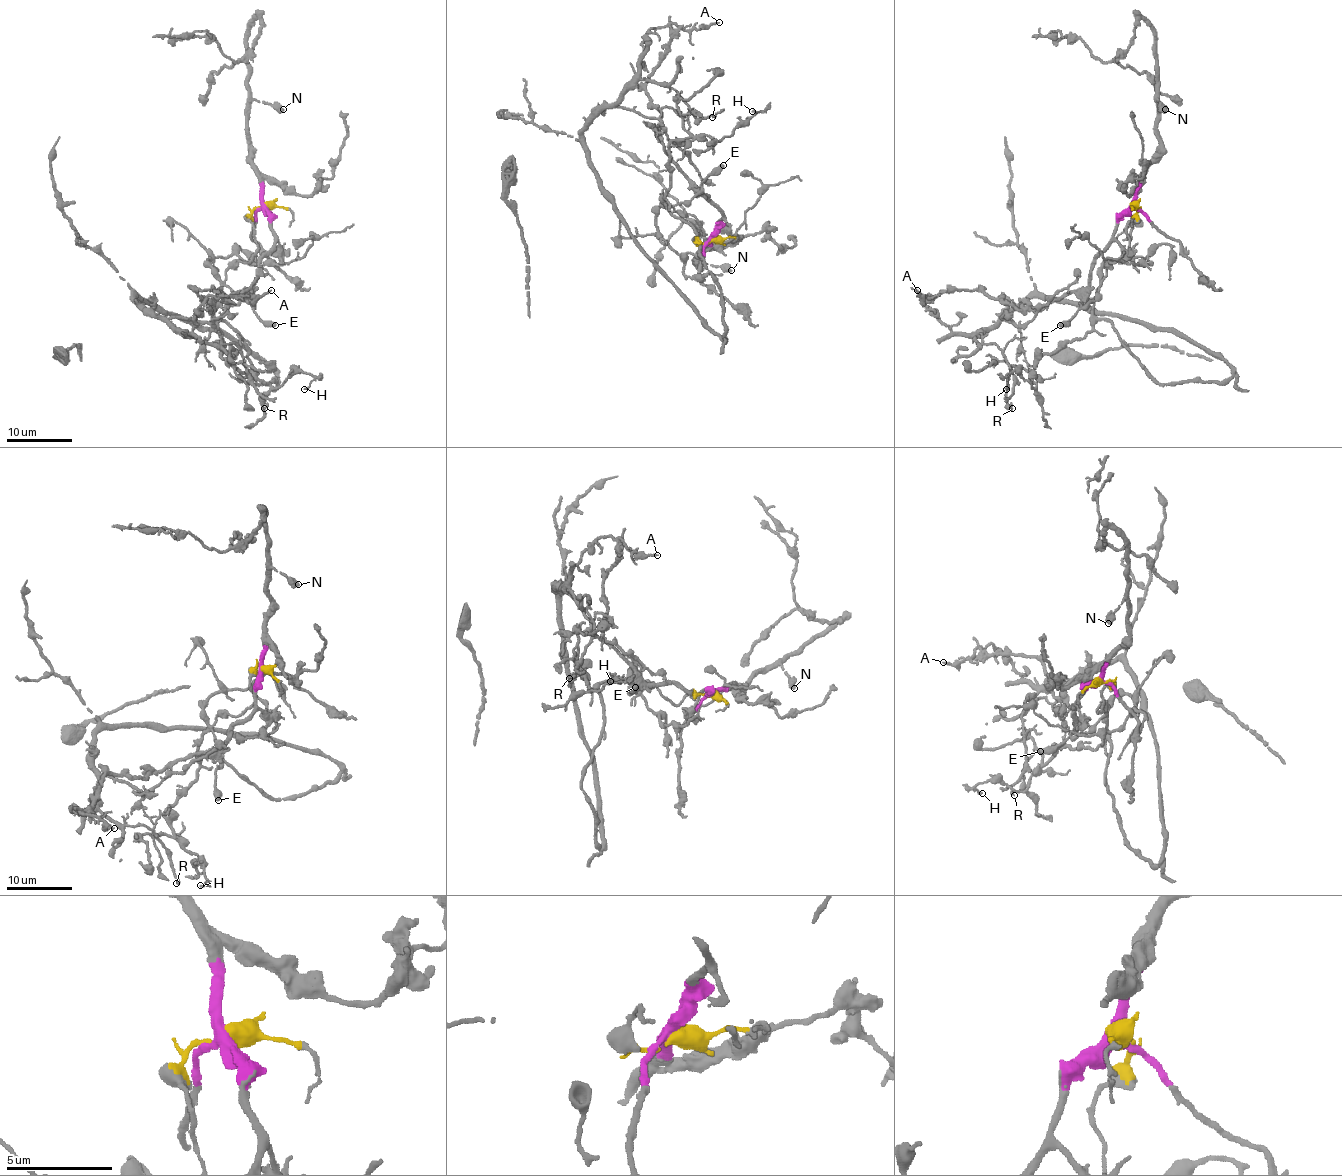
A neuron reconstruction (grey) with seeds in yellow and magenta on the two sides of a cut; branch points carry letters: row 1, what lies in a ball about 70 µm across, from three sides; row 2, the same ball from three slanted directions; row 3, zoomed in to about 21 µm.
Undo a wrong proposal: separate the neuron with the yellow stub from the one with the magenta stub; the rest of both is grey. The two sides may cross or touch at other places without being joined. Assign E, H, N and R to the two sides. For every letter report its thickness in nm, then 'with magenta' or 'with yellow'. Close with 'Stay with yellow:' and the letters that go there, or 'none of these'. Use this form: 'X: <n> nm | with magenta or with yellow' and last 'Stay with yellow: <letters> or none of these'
E: 480 nm | with yellow
H: 130 nm | with yellow
N: 500 nm | with magenta
R: 180 nm | with yellow
Stay with yellow: E, H, R

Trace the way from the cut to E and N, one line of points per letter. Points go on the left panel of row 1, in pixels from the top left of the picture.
E: (264, 205), (252, 212), (251, 222), (257, 250), (247, 263), (236, 261), (224, 283), (262, 321), (275, 326)
N: (264, 205), (261, 176), (252, 162), (252, 148), (249, 144), (249, 103), (257, 100), (279, 105), (284, 110)

